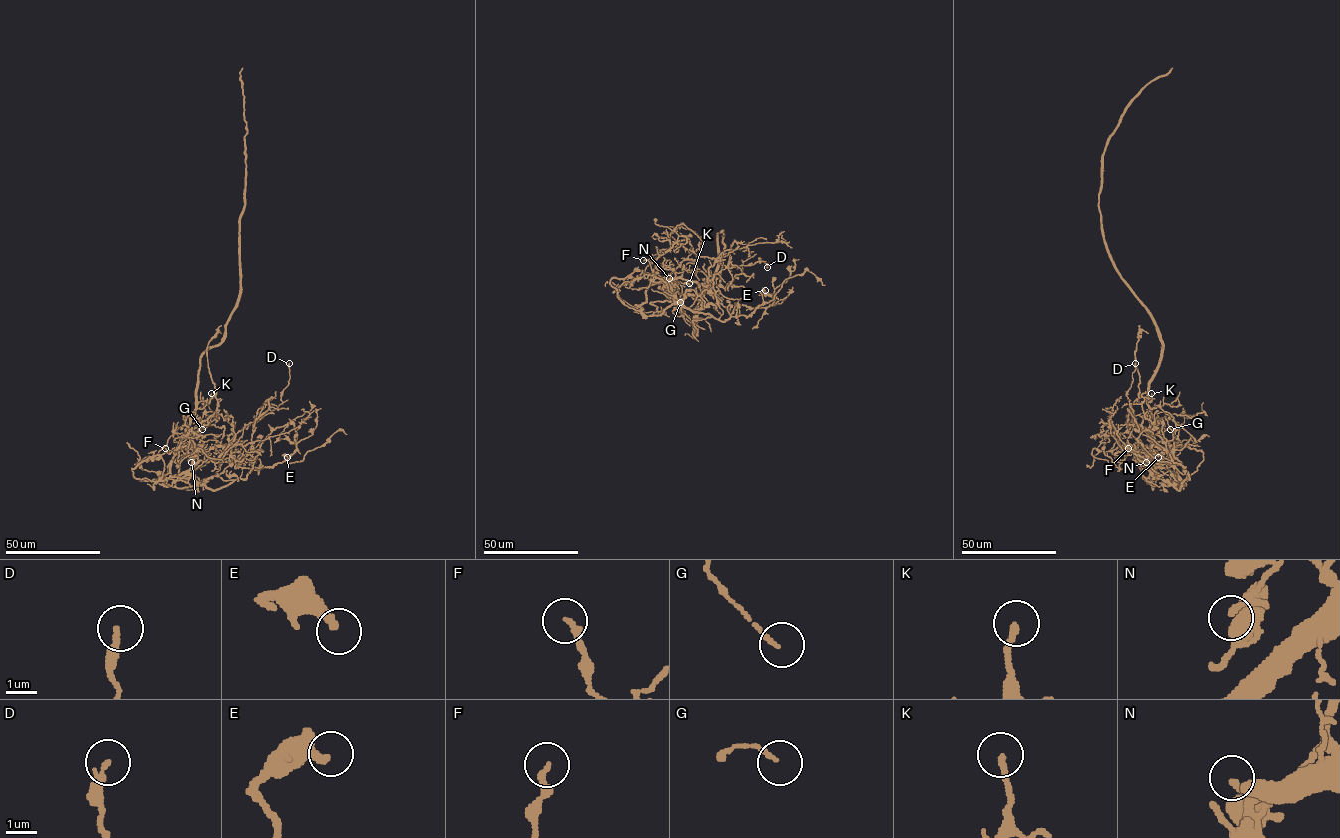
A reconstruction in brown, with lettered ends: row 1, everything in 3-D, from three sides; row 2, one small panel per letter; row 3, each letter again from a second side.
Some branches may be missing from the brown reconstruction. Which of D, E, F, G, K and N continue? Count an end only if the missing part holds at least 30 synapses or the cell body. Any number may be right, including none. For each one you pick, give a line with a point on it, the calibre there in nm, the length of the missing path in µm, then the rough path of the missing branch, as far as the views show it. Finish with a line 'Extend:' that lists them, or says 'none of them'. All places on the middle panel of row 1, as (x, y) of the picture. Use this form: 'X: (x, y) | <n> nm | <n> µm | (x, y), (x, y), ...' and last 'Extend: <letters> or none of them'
Extend: none of them

